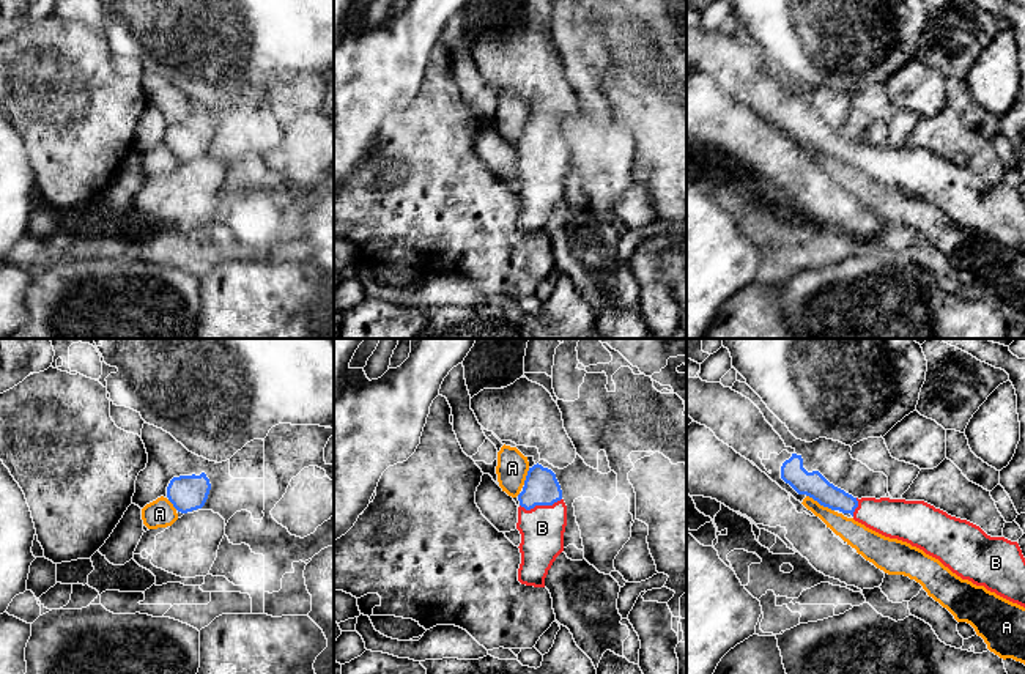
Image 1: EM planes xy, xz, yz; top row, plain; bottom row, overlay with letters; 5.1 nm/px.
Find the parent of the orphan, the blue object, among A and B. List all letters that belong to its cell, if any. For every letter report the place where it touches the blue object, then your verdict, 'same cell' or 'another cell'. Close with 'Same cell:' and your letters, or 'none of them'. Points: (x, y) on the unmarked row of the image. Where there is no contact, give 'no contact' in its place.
A: meets blue in yz at (821, 151); another cell
B: meets blue in xz at (540, 151); same cell
Same cell: B

